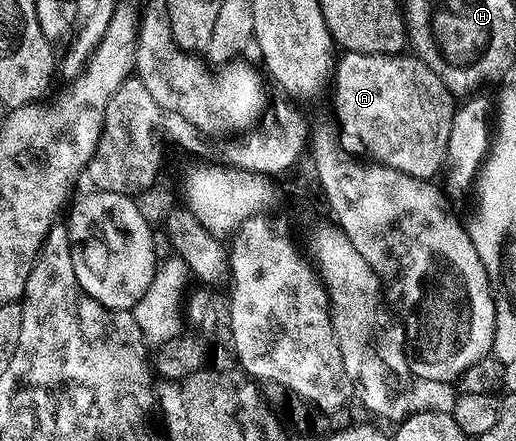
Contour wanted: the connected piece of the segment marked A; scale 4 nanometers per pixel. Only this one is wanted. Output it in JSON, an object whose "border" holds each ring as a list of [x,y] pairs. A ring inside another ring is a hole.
{"border":[[[349,51],[341,56],[333,70],[331,91],[343,131],[360,141],[373,162],[419,179],[435,178],[444,165],[456,108],[448,88],[440,89],[443,81],[436,81],[436,85],[397,85],[392,79],[390,55]]]}

